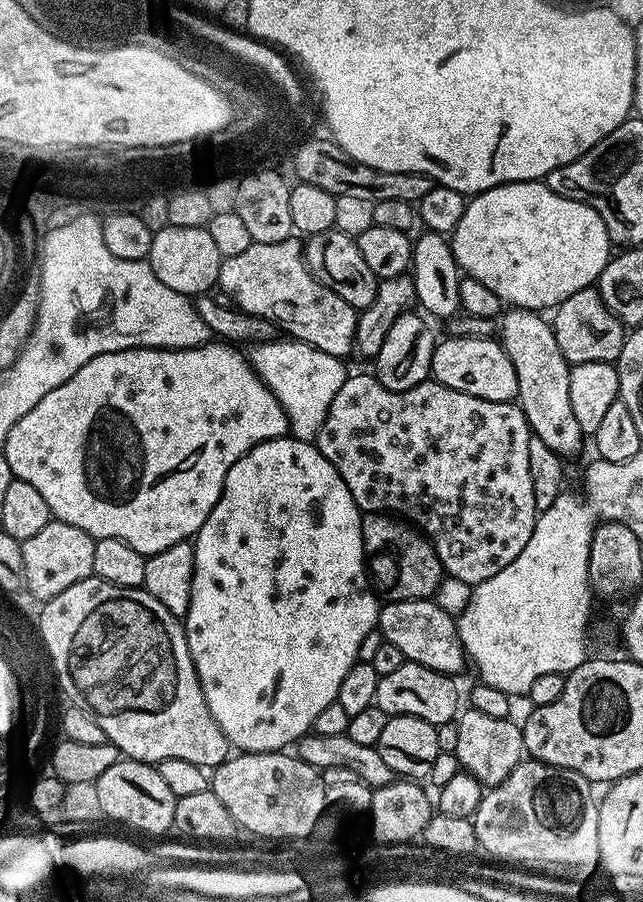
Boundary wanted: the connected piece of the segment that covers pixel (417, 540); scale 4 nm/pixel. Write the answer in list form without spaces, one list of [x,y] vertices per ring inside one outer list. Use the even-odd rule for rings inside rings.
[[[365,513],[361,520],[366,564],[379,597],[385,601],[431,599],[444,577],[431,541],[407,521],[387,513]]]

